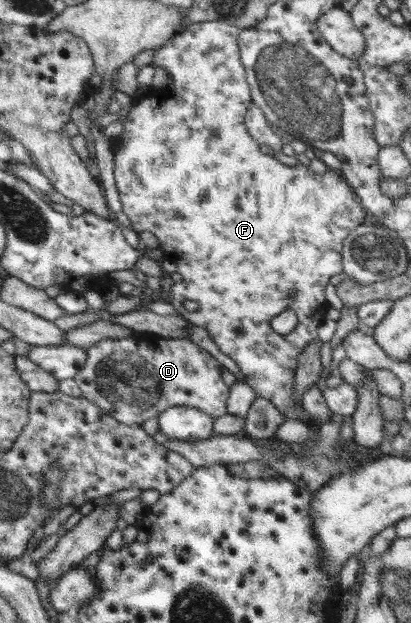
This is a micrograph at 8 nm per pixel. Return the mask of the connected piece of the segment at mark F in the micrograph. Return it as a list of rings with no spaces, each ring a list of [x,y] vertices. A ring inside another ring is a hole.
[[[203,21],[183,27],[181,31],[177,31],[177,33],[173,34],[173,37],[169,39],[169,41],[165,42],[165,44],[163,44],[161,47],[154,50],[151,66],[159,66],[167,70],[167,72],[169,72],[169,78],[171,78],[171,83],[169,83],[169,85],[163,85],[163,87],[151,87],[148,91],[148,94],[145,95],[144,98],[133,99],[133,105],[130,111],[126,113],[127,116],[125,116],[125,120],[123,120],[123,131],[121,132],[121,135],[119,135],[118,137],[110,138],[110,146],[111,151],[113,152],[114,161],[113,171],[115,187],[119,192],[119,197],[122,203],[122,211],[123,213],[125,213],[125,215],[127,215],[129,221],[131,221],[131,225],[133,225],[133,231],[137,231],[138,234],[142,231],[151,231],[151,233],[153,233],[153,235],[155,235],[155,237],[157,237],[157,239],[159,240],[160,246],[158,248],[163,252],[163,255],[165,255],[165,258],[167,260],[173,261],[173,263],[177,265],[177,273],[180,273],[183,277],[183,280],[180,283],[175,282],[175,284],[172,286],[172,295],[169,294],[169,297],[167,297],[167,302],[173,305],[173,309],[177,310],[177,313],[180,317],[183,317],[193,326],[201,327],[210,336],[210,339],[217,345],[220,353],[228,355],[232,359],[232,361],[235,361],[235,364],[239,367],[243,376],[245,376],[246,385],[249,385],[249,387],[253,388],[253,391],[255,391],[256,395],[259,398],[271,402],[285,417],[291,418],[293,420],[303,421],[305,411],[303,410],[302,403],[299,403],[299,405],[295,405],[295,403],[293,403],[294,374],[295,369],[298,365],[298,357],[312,342],[315,342],[318,339],[318,332],[316,330],[325,320],[326,311],[330,309],[330,305],[326,302],[324,287],[328,283],[330,277],[333,277],[333,275],[337,275],[337,273],[341,273],[343,271],[343,242],[345,241],[347,235],[349,235],[349,233],[351,233],[351,231],[353,231],[355,227],[361,225],[363,221],[365,221],[366,211],[361,205],[361,202],[359,202],[357,195],[355,195],[355,192],[345,181],[344,176],[339,170],[328,168],[324,173],[316,173],[313,169],[311,169],[310,166],[304,166],[300,163],[297,163],[297,165],[295,166],[285,165],[284,163],[281,163],[281,161],[279,161],[276,157],[262,153],[261,150],[259,150],[259,145],[257,145],[257,143],[255,143],[255,141],[251,139],[251,135],[249,135],[245,127],[244,119],[248,108],[252,104],[252,100],[250,87],[246,80],[245,68],[243,67],[242,61],[240,60],[238,45],[239,32],[240,29],[238,27],[229,25],[229,23],[225,23],[223,21]],[[185,300],[197,302],[197,304],[200,305],[199,309],[193,313],[185,310],[183,306],[183,302],[185,302]],[[287,308],[295,310],[295,315],[297,316],[297,326],[293,331],[291,331],[291,333],[287,333],[287,335],[279,335],[275,333],[275,331],[273,331],[273,329],[270,327],[270,322],[274,317],[280,315]]]

